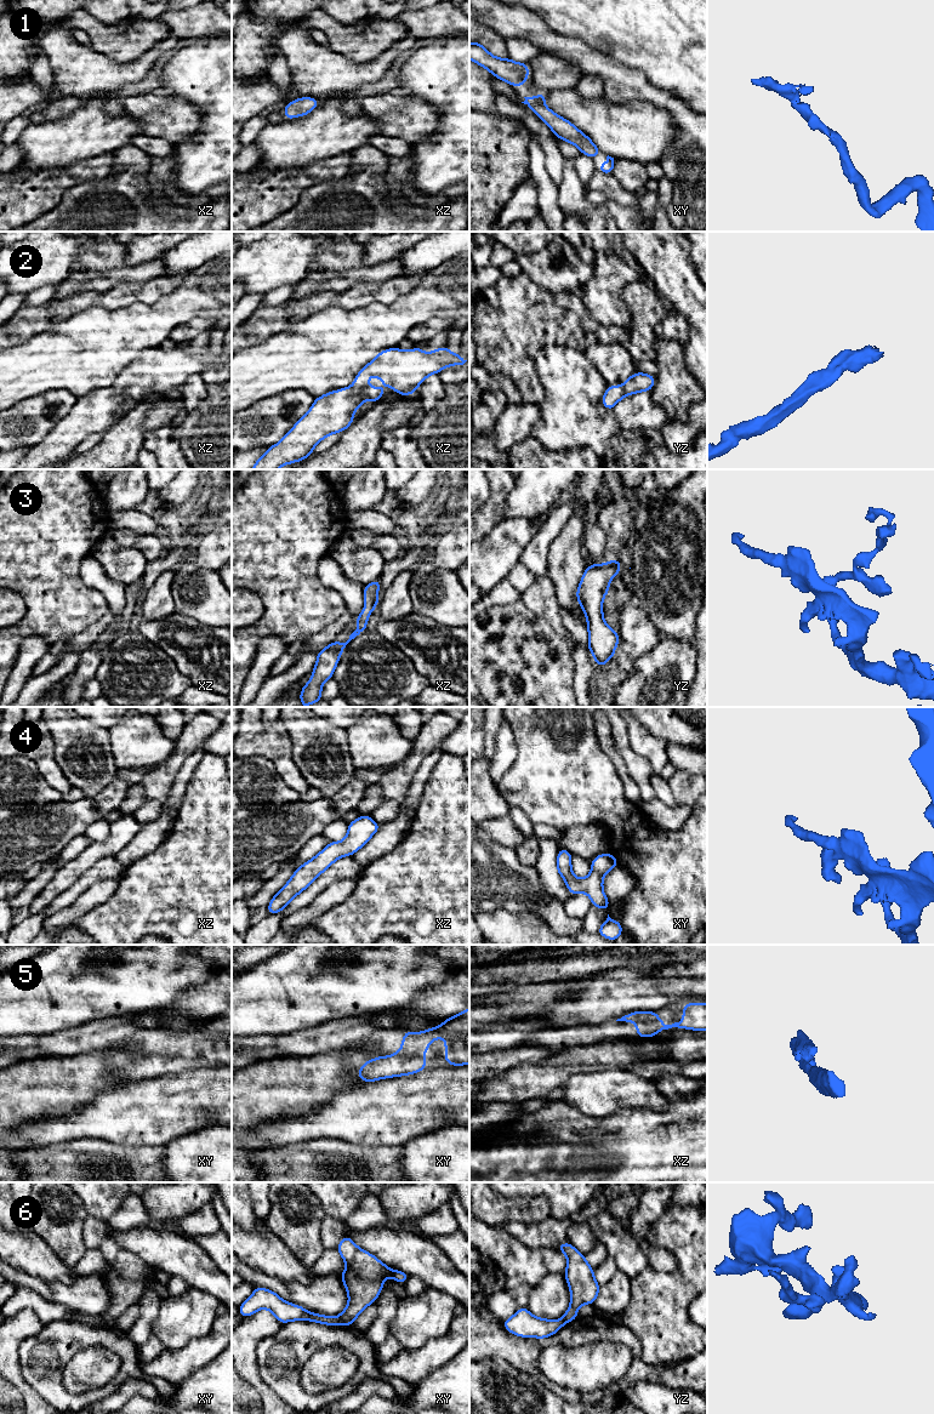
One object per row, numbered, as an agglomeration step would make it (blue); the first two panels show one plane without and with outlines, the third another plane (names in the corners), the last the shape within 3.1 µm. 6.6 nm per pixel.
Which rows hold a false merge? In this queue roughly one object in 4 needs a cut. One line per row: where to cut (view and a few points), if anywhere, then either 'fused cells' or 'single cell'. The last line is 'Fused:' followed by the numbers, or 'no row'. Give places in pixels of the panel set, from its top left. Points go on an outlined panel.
1: no cut; single cell
2: no cut; single cell
3: no cut; single cell
4: no cut; single cell
5: no cut; single cell
6: cut in xy along (336, 1317), (342, 1324); fused cells
Fused: 6

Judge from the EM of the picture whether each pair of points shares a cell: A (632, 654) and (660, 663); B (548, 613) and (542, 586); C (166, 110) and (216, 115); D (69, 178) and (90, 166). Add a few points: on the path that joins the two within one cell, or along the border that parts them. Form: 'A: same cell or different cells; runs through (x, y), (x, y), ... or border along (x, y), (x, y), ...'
A: different cells; border along (660, 636), (656, 644), (638, 659), (628, 674)
B: same cell; runs through (546, 606), (542, 600), (542, 592)
C: different cells; border along (178, 97), (201, 112), (201, 127), (188, 138)
D: same cell; runs through (74, 174), (85, 171)

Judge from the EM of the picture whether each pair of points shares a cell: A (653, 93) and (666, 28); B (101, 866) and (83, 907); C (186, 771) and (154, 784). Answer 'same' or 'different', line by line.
A: different
B: different
C: different

